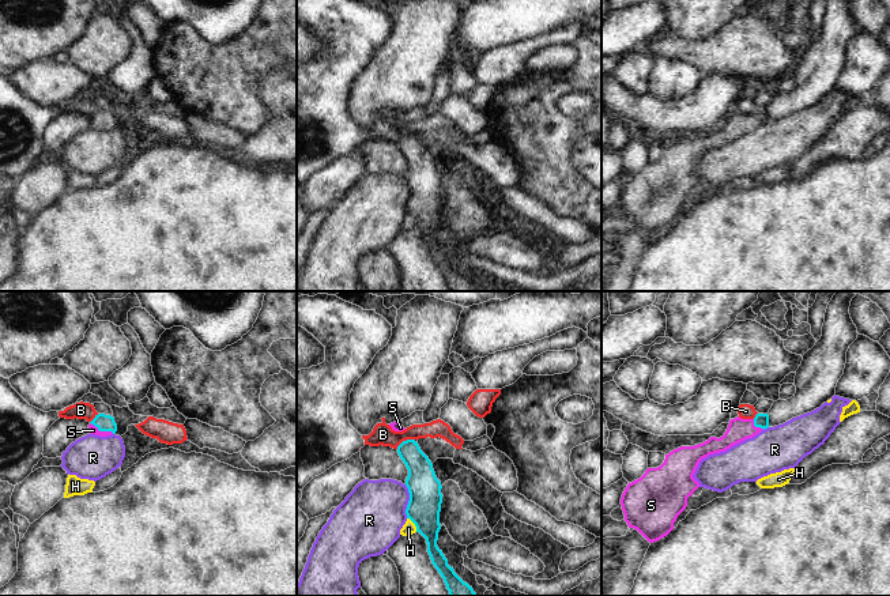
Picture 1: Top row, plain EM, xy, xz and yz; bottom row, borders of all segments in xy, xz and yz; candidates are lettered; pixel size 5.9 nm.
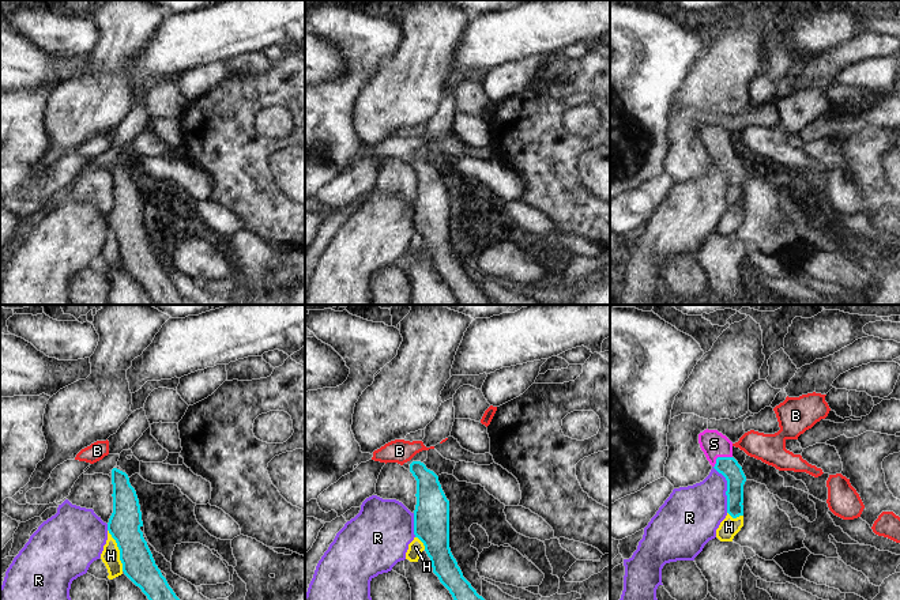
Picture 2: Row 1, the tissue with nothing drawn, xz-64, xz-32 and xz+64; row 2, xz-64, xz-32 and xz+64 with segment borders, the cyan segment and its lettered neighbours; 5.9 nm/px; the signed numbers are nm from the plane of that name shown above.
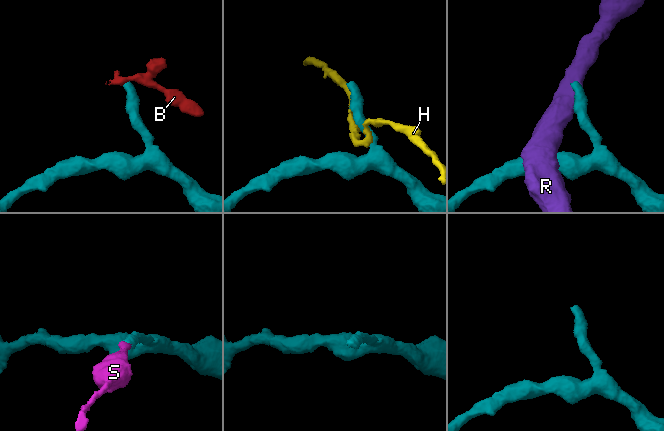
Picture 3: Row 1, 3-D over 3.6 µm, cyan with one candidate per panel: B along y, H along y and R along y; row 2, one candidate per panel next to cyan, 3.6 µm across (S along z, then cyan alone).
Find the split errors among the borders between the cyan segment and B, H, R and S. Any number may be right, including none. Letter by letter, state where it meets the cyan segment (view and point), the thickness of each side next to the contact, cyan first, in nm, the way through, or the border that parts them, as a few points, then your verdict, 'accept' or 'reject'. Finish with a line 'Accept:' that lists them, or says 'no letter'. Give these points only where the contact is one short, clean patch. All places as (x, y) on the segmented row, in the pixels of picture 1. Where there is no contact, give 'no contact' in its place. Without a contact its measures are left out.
B: meets cyan in xz at (404, 441); 170 nm thick on the cyan side, 130 nm on the other; border along xz (414, 438), (404, 440), (396, 448); reject
H: meets cyan in xz at (414, 523); 200 nm thick on the cyan side, 80 nm on the other; reject
R: meets cyan in xz at (408, 501); 200 nm thick on the cyan side, 380 nm on the other; border along xz (404, 485), (408, 493), (407, 517); reject
S: meets cyan in xy at (102, 430); 100 nm thick on the cyan side, 50 nm on the other; runs through xy (104, 422), (102, 430), (93, 430); accept
Accept: S

